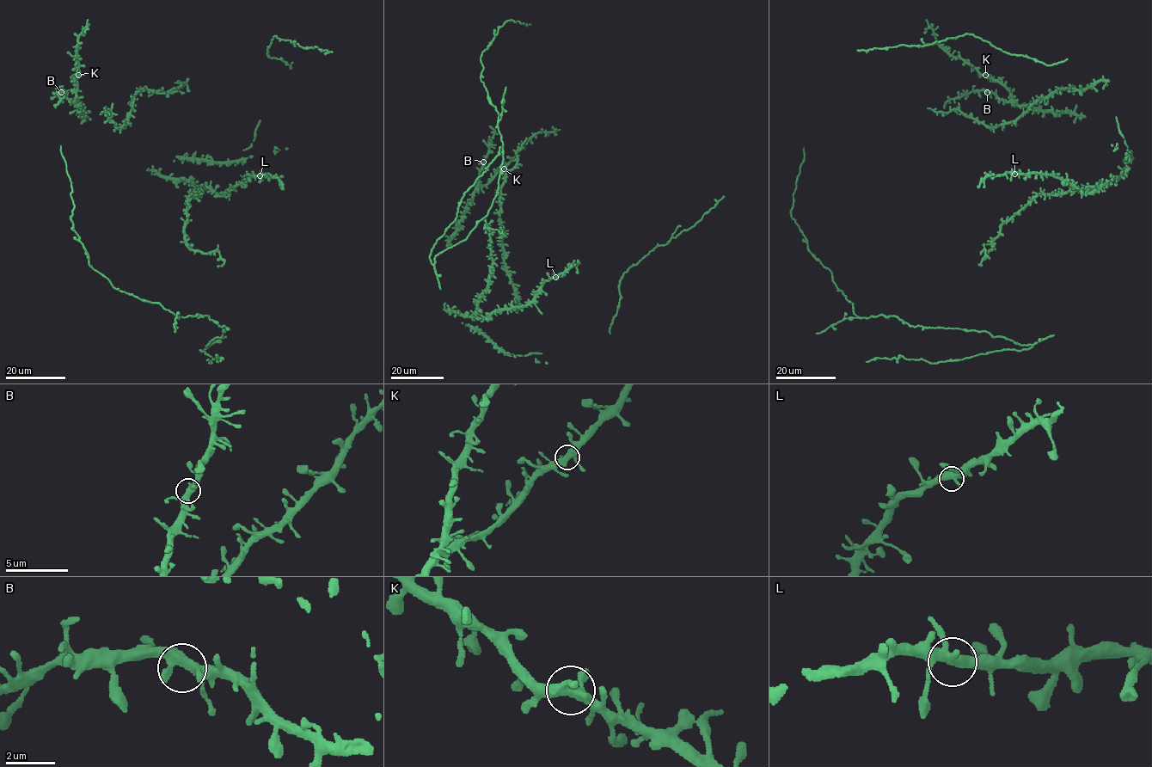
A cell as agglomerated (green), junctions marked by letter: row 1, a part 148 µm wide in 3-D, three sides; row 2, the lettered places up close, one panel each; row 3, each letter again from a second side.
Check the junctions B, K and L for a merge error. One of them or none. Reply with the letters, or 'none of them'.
none of them

